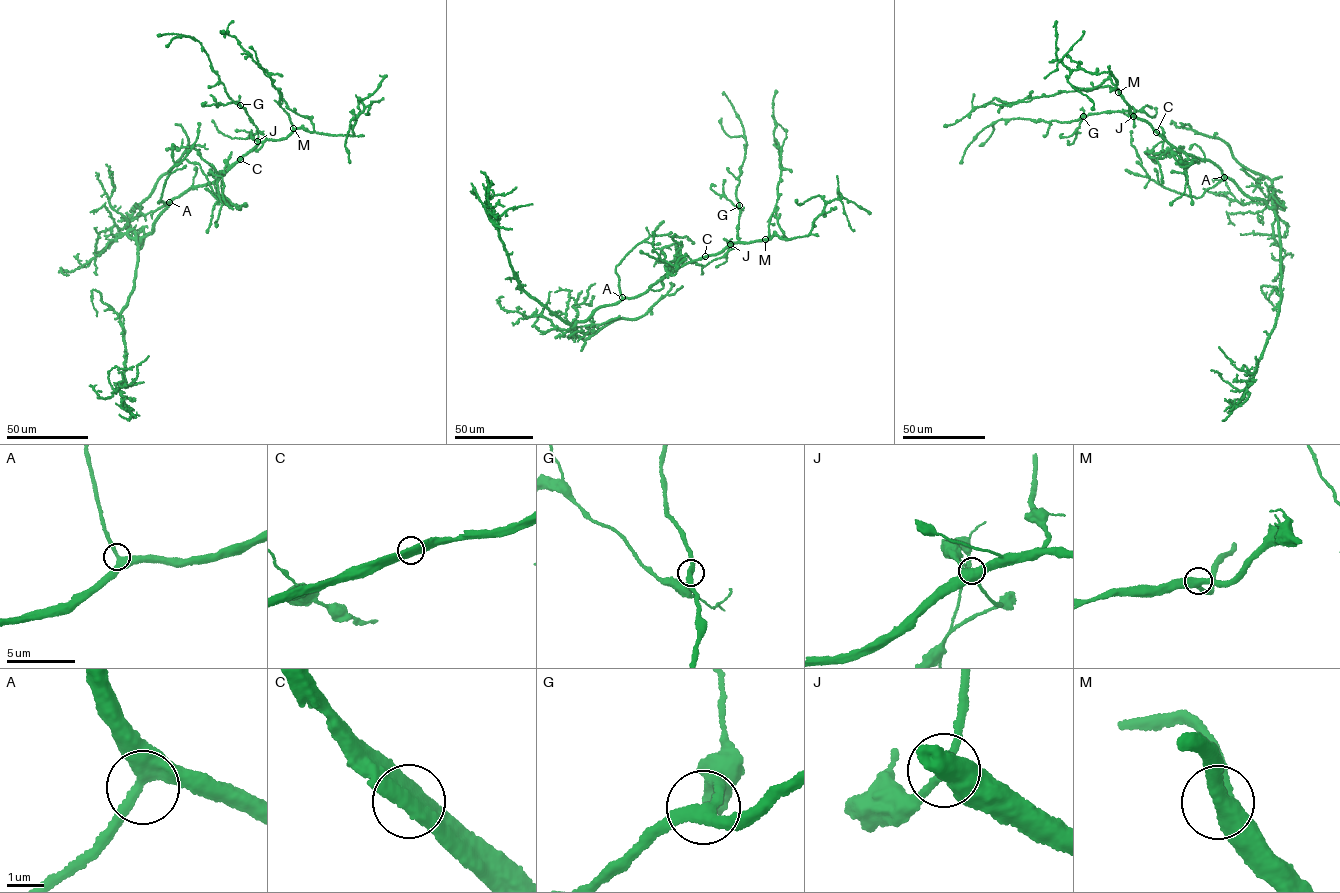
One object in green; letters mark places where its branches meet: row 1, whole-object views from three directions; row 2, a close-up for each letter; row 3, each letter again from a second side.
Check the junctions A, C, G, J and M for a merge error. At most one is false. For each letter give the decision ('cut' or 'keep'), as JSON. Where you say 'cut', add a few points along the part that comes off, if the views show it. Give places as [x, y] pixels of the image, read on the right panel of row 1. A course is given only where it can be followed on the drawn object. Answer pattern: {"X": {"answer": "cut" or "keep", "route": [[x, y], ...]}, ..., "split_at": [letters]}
{"A": {"answer": "keep"}, "C": {"answer": "cut", "route": [[1156, 132], [1170, 144], [1175, 160], [1184, 166], [1179, 147], [1183, 146]]}, "G": {"answer": "keep"}, "J": {"answer": "keep"}, "M": {"answer": "keep"}, "split_at": ["C"]}

